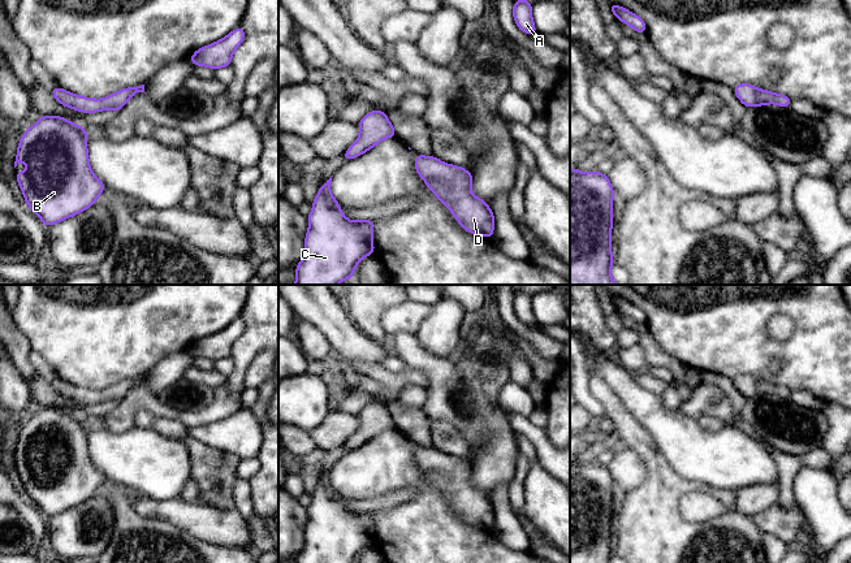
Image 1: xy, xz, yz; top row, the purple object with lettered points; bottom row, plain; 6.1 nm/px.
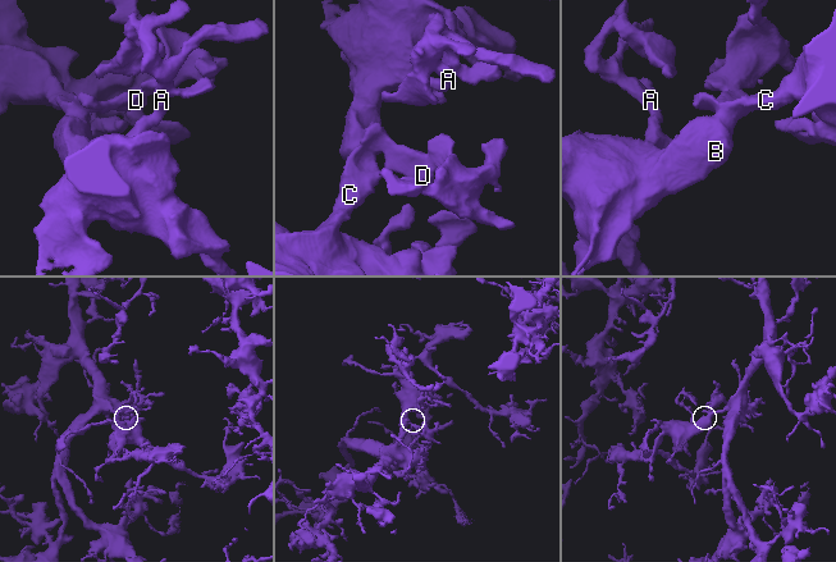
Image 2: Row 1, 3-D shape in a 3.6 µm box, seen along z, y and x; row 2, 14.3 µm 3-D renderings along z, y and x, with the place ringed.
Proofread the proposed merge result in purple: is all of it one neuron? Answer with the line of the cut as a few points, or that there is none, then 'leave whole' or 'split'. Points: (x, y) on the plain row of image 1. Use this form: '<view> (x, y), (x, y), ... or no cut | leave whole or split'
no cut | leave whole

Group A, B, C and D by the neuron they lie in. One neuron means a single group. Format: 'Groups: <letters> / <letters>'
Groups: A B C D

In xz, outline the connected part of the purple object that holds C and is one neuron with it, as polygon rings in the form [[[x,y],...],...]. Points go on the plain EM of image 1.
[[[332,468],[320,477],[307,507],[308,521],[304,528],[304,546],[295,563],[355,563],[355,558],[368,546],[375,545],[373,511],[350,512],[340,501],[340,494],[331,484]]]

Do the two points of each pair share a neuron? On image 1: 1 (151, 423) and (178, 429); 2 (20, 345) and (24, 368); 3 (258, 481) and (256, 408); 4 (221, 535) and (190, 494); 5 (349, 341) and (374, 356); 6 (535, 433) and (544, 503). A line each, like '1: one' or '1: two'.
1: one
2: one
3: one
4: two
5: one
6: two

